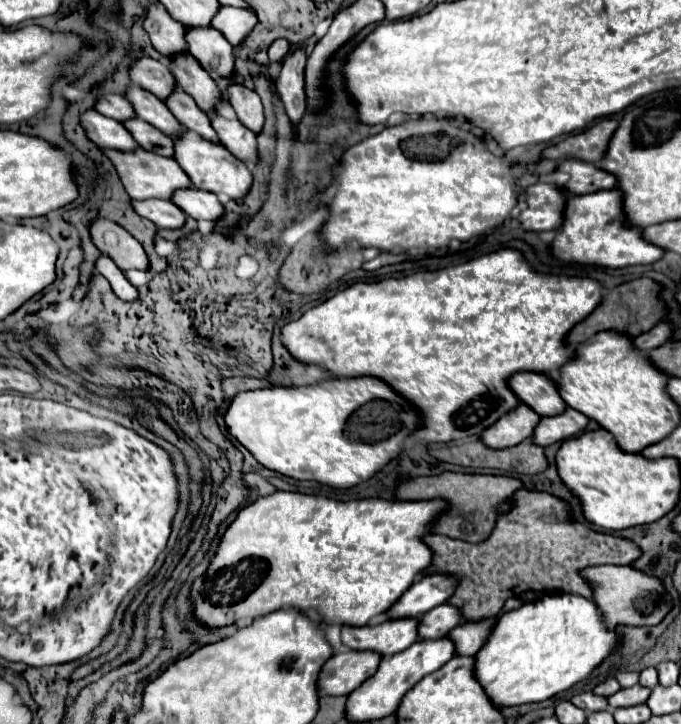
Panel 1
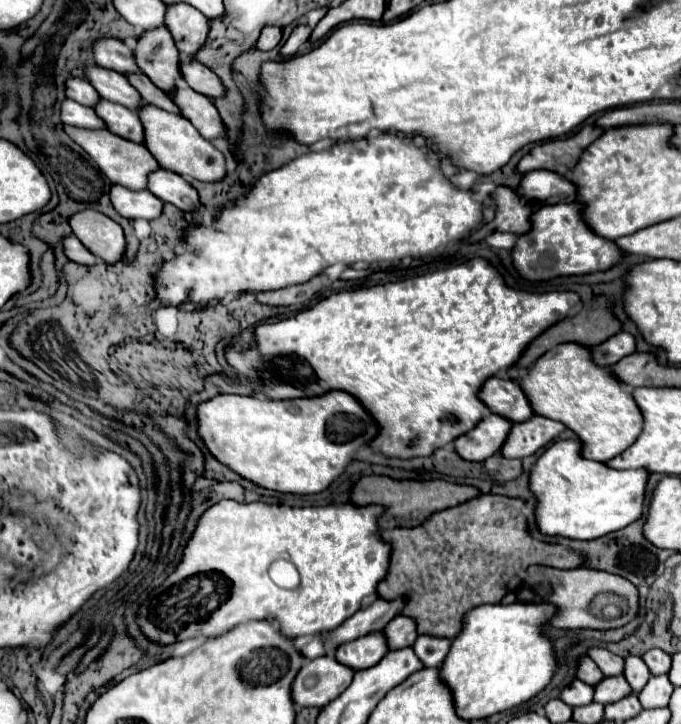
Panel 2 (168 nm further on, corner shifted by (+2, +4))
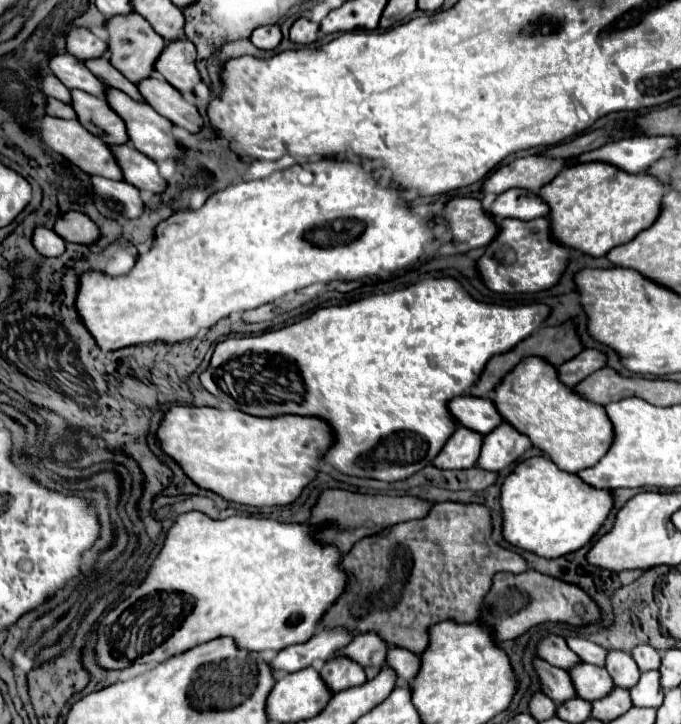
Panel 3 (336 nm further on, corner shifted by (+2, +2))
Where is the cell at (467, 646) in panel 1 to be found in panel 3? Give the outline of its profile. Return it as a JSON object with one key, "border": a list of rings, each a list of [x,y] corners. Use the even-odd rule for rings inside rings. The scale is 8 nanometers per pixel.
{"border":[[[394,647],[394,651],[388,651],[386,663],[392,663],[396,667],[396,673],[400,675],[400,683],[412,683],[420,671],[420,655],[412,653],[404,647]]]}

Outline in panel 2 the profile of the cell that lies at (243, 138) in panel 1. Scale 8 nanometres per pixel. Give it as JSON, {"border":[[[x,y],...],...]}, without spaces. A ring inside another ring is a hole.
{"border":[[[182,81],[176,83],[176,89],[170,93],[170,97],[176,101],[180,115],[188,119],[204,139],[224,139],[226,129],[222,125],[220,113],[208,97],[194,93],[194,89],[184,85]]]}

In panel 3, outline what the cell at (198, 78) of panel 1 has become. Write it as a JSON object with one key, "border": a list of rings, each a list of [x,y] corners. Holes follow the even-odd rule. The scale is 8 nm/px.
{"border":[[[126,15],[124,19],[110,19],[108,21],[110,33],[110,59],[118,71],[124,71],[132,83],[140,83],[154,73],[154,63],[166,47],[166,41],[152,29],[152,25],[142,15]]]}

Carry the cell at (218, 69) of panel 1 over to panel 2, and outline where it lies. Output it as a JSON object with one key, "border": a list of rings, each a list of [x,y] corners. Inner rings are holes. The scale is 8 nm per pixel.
{"border":[[[184,3],[168,5],[164,25],[168,31],[172,31],[172,39],[182,59],[194,57],[210,31],[208,17],[204,17],[198,9],[192,9],[192,5]]]}

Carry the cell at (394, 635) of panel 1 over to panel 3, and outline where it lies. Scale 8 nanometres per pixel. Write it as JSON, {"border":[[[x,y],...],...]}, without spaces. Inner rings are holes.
{"border":[[[344,655],[328,659],[320,669],[320,675],[324,675],[324,681],[328,683],[328,687],[332,687],[334,693],[348,687],[356,687],[366,681],[364,667]]]}

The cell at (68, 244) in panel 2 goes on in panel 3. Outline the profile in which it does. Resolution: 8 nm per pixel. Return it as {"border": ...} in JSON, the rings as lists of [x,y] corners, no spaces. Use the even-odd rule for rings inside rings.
{"border":[[[38,227],[34,231],[34,247],[44,255],[44,257],[60,257],[66,251],[66,241],[52,229]]]}

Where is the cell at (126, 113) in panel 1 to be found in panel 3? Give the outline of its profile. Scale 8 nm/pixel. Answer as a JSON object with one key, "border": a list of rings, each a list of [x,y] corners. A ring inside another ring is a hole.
{"border":[[[46,75],[42,79],[42,85],[44,85],[44,93],[48,93],[50,97],[54,99],[60,99],[64,103],[72,103],[72,95],[70,95],[70,89],[54,75]]]}

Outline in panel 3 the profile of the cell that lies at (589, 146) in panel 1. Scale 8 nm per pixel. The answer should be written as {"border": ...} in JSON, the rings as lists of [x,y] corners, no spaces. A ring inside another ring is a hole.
{"border":[[[528,155],[522,159],[516,159],[508,165],[502,165],[498,171],[494,171],[482,191],[484,193],[504,193],[512,187],[522,187],[530,191],[540,191],[546,183],[550,183],[568,163],[570,159],[556,159],[546,155]]]}

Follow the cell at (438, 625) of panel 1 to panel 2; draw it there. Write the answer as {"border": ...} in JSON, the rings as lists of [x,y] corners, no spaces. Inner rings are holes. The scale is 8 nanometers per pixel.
{"border":[[[404,615],[394,617],[382,631],[384,631],[384,637],[388,637],[388,645],[392,645],[392,649],[388,649],[388,651],[410,647],[418,637],[416,621],[408,619]]]}

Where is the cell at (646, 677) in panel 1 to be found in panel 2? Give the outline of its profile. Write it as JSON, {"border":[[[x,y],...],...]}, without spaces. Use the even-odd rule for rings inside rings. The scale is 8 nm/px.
{"border":[[[634,655],[624,659],[624,673],[622,675],[628,679],[628,685],[632,685],[634,693],[638,693],[646,685],[646,681],[650,679],[646,663],[640,657],[634,657]]]}

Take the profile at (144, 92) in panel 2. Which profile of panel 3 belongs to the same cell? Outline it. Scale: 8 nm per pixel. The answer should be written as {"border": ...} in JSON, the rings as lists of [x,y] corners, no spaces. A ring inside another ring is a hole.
{"border":[[[108,55],[104,57],[104,59],[92,59],[92,61],[86,61],[86,65],[88,65],[88,69],[92,71],[92,73],[96,73],[96,75],[100,75],[100,79],[104,79],[104,83],[108,83],[108,87],[112,85],[114,89],[120,89],[120,91],[124,91],[126,95],[130,95],[132,99],[136,99],[136,101],[140,101],[140,103],[146,103],[146,99],[142,97],[142,93],[138,91],[138,87],[132,83],[132,81],[128,81],[112,63],[110,63],[110,59],[108,59]]]}

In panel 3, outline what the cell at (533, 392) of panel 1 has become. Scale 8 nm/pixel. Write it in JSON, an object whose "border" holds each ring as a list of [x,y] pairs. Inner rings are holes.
{"border":[[[462,395],[452,399],[448,407],[452,407],[452,415],[460,419],[460,425],[472,427],[474,431],[480,431],[480,433],[494,431],[498,425],[504,423],[504,417],[500,415],[492,399]]]}

